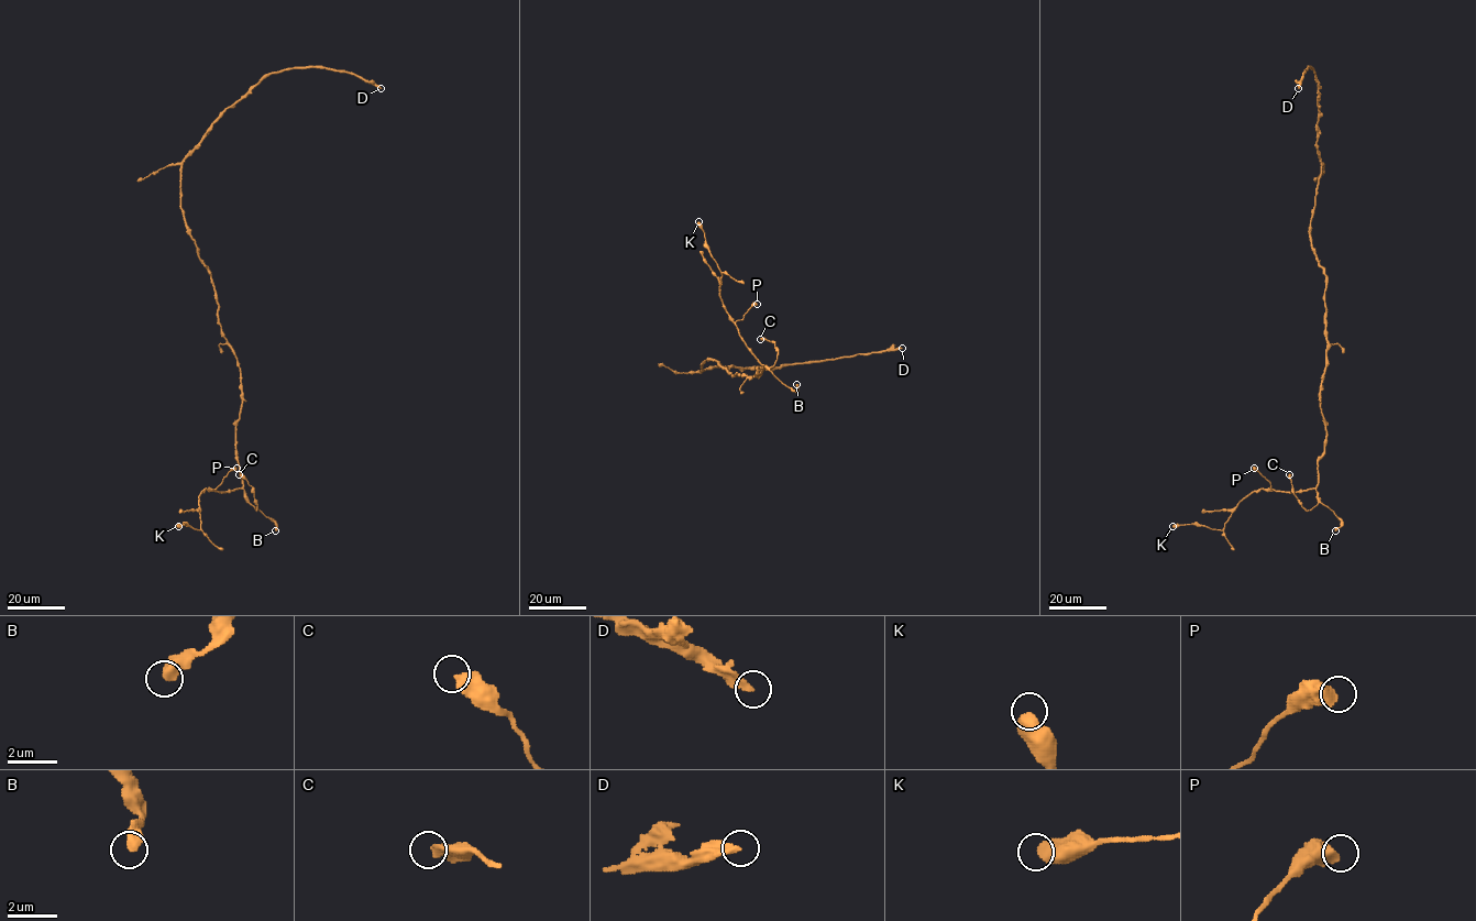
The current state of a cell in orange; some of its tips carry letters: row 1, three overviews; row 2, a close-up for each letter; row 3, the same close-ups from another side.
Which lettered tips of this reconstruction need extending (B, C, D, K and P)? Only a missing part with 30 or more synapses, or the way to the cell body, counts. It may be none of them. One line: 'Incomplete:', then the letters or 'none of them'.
Incomplete: D

